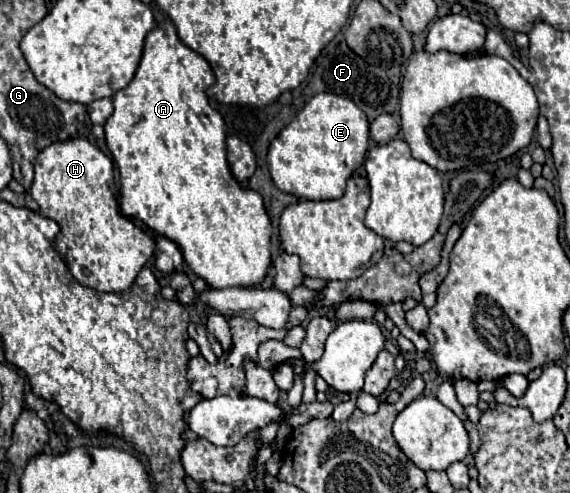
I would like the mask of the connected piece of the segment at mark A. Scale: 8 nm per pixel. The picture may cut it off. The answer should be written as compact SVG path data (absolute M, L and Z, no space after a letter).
M164 20L160 22L148 36L146 36L146 42L144 42L144 54L142 54L142 66L138 66L136 70L136 76L132 78L132 82L128 84L128 88L122 88L114 94L112 102L114 102L114 112L112 116L108 118L106 126L104 126L104 132L106 132L106 144L108 144L108 150L112 152L114 156L114 162L118 164L118 170L120 170L120 184L122 184L122 200L120 200L120 208L122 208L122 214L124 216L130 216L130 218L136 218L136 220L142 220L148 228L152 228L154 232L166 236L166 238L172 238L172 242L176 242L184 254L184 260L186 264L190 266L190 270L204 278L212 288L228 288L228 286L258 286L262 282L262 278L266 276L268 268L270 268L270 220L268 220L268 214L264 210L264 204L262 204L262 196L254 190L244 190L232 176L230 168L228 168L228 162L226 162L226 130L224 130L224 120L222 116L208 104L208 98L206 98L206 88L210 84L216 82L216 76L212 74L212 68L208 66L208 62L196 54L192 48L184 46L176 34L176 28L170 20Z

